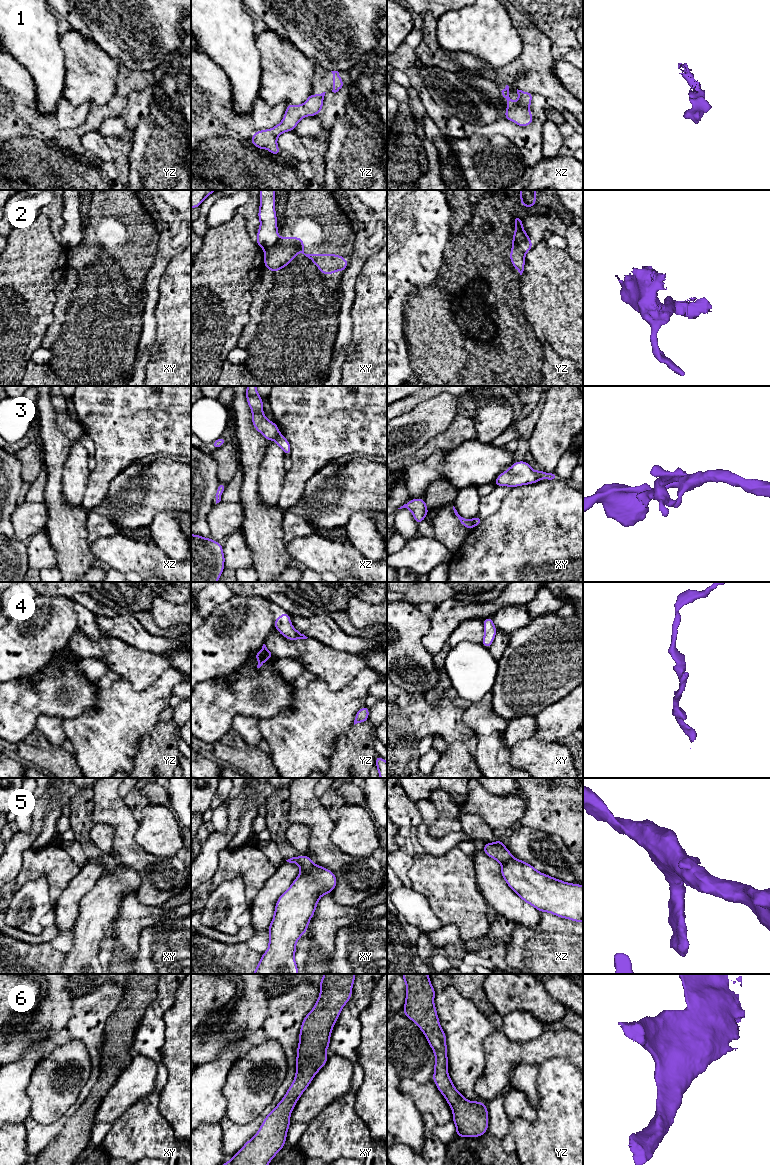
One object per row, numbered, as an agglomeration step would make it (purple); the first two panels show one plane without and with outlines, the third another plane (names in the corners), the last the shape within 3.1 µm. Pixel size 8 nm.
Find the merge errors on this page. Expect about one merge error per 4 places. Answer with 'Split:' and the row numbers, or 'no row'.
Split: 2, 3, 5

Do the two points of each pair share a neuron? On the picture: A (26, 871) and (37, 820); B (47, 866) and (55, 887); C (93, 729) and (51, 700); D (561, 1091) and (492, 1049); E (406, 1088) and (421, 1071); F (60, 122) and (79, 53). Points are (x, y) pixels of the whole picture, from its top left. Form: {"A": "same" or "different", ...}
{"A": "different", "B": "same", "C": "different", "D": "different", "E": "different", "F": "different"}

